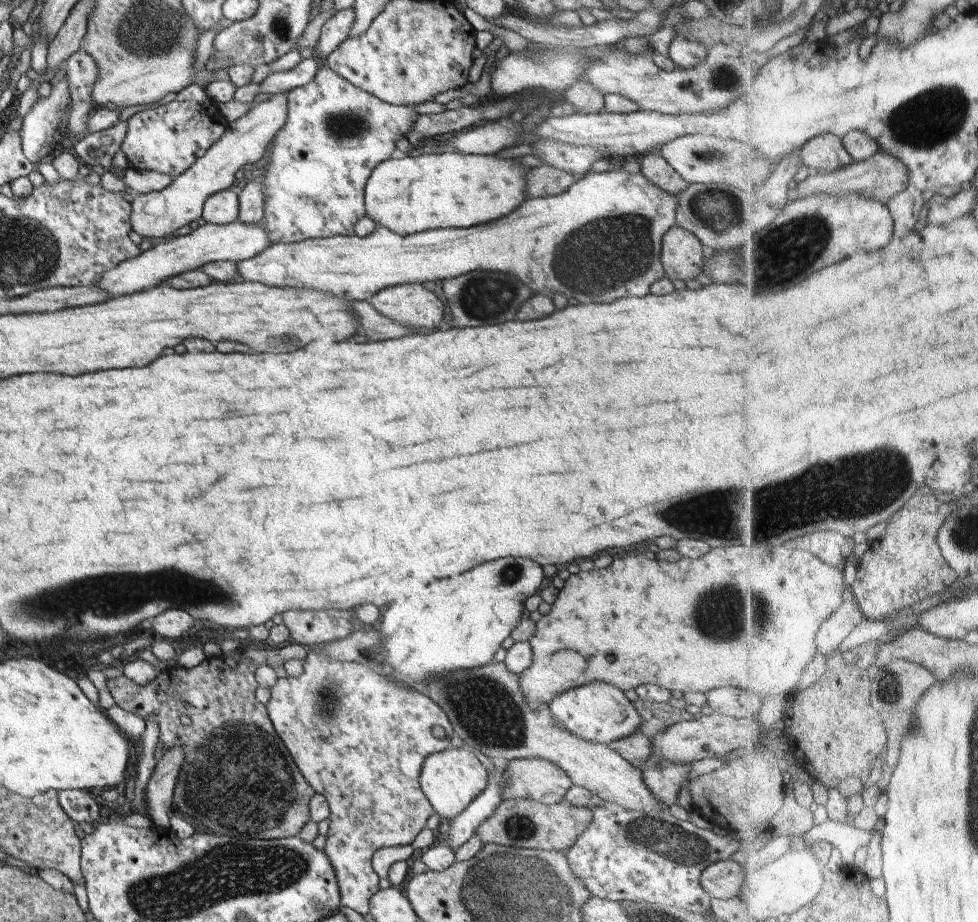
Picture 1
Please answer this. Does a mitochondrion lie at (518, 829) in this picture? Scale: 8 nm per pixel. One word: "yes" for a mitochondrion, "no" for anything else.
yes

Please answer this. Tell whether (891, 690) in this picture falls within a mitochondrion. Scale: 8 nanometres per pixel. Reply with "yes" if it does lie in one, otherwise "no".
yes

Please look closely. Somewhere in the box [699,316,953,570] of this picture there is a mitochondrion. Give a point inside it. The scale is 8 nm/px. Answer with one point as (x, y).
(886, 476)

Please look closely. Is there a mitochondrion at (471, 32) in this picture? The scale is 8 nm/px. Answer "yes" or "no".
no

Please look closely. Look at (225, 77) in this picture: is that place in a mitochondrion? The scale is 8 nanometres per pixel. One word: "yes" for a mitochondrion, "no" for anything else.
no

